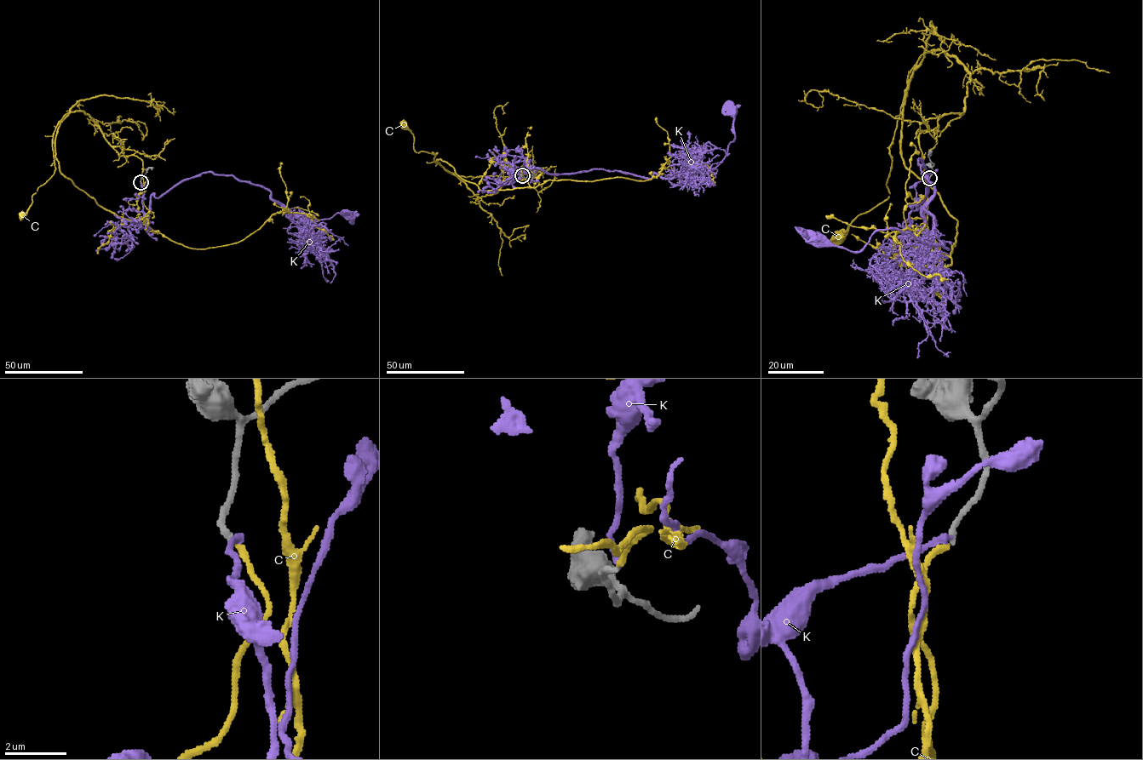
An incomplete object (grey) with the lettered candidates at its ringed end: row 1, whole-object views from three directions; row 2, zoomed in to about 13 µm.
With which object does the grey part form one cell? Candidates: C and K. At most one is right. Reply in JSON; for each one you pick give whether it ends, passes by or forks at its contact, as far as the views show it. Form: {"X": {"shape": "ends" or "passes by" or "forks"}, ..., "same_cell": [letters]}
{"C": {"shape": "ends"}, "same_cell": ["C"]}

